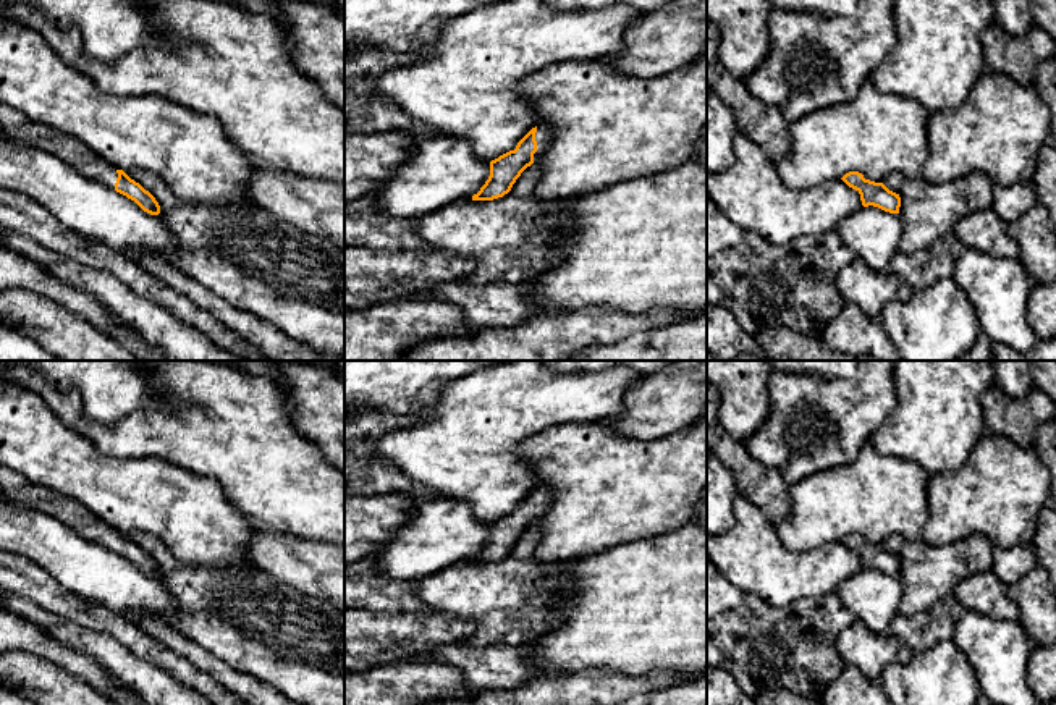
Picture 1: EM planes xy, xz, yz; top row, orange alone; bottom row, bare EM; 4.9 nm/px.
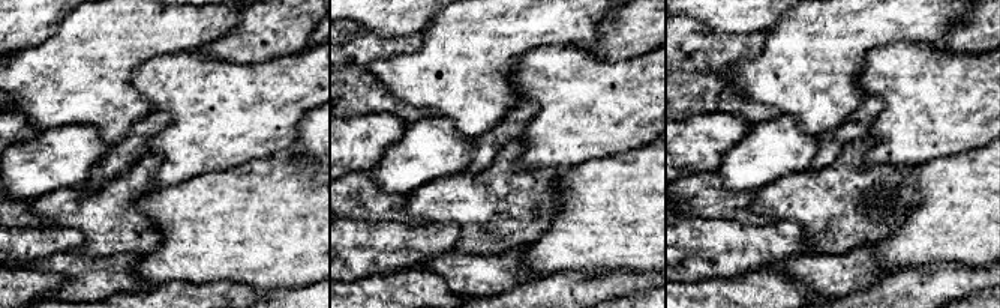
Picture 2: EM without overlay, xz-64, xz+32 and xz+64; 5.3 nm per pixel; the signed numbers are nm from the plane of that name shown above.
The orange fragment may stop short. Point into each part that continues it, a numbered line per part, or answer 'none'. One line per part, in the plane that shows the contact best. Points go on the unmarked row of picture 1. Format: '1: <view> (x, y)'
1: xy (16, 489)
2: xz (544, 497)

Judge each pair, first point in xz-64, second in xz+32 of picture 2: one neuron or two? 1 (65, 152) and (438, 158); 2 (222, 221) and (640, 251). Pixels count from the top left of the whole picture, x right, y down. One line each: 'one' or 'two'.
1: one
2: one

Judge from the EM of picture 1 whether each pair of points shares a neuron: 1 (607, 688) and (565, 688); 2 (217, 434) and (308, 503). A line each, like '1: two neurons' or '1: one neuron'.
1: one neuron
2: one neuron

